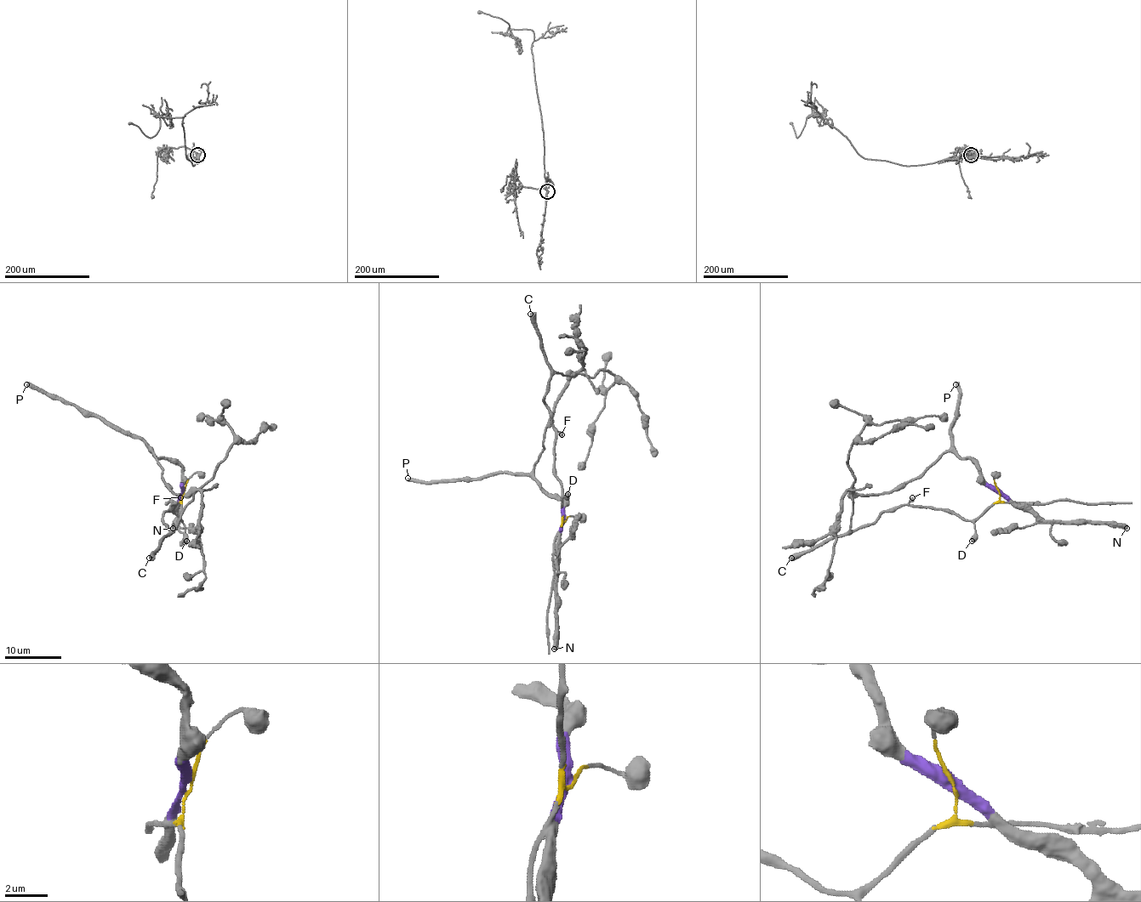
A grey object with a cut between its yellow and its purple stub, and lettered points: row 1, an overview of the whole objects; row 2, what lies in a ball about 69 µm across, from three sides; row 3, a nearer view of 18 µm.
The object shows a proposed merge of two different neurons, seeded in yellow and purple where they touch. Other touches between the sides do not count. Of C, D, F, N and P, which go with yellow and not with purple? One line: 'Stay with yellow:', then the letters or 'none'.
Stay with yellow: C, D, F

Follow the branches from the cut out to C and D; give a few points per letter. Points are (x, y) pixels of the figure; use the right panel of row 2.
C: (998, 491), (1000, 498), (972, 519), (944, 510), (902, 504), (791, 558)
D: (998, 491), (1000, 498), (974, 523), (975, 536), (971, 541)

